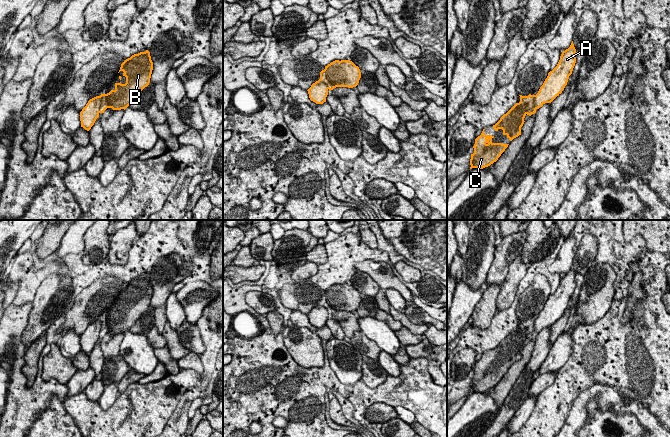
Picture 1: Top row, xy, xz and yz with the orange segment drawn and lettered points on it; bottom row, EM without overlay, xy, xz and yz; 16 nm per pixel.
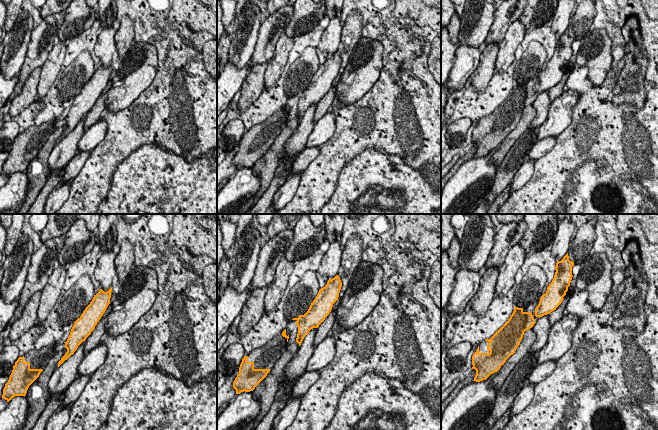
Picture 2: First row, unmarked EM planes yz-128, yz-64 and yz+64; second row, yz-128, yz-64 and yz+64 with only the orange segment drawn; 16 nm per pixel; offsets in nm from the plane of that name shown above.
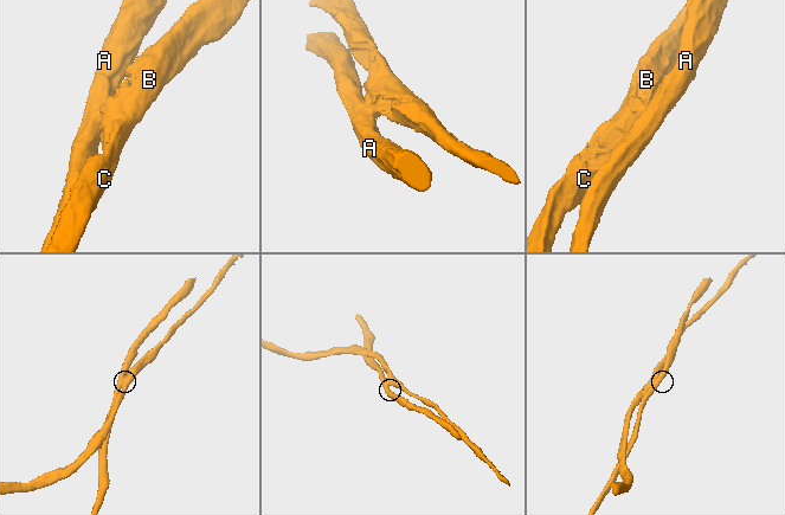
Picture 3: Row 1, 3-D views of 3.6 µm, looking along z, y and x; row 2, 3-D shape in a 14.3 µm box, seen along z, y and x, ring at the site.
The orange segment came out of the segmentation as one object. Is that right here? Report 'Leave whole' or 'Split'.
Split

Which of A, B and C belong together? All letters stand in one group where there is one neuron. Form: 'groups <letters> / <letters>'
groups A / B C

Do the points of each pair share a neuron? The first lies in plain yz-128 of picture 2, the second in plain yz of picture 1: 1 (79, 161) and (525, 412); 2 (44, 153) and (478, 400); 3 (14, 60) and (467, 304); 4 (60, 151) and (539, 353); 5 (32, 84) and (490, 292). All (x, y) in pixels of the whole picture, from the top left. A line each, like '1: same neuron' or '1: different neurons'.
1: different neurons
2: different neurons
3: different neurons
4: same neuron
5: same neuron

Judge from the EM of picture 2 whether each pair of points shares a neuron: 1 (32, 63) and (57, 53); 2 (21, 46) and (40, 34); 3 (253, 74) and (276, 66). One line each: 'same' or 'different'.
1: different
2: different
3: different

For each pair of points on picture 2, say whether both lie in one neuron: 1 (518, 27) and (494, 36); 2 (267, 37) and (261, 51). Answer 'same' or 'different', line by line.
1: different
2: same

